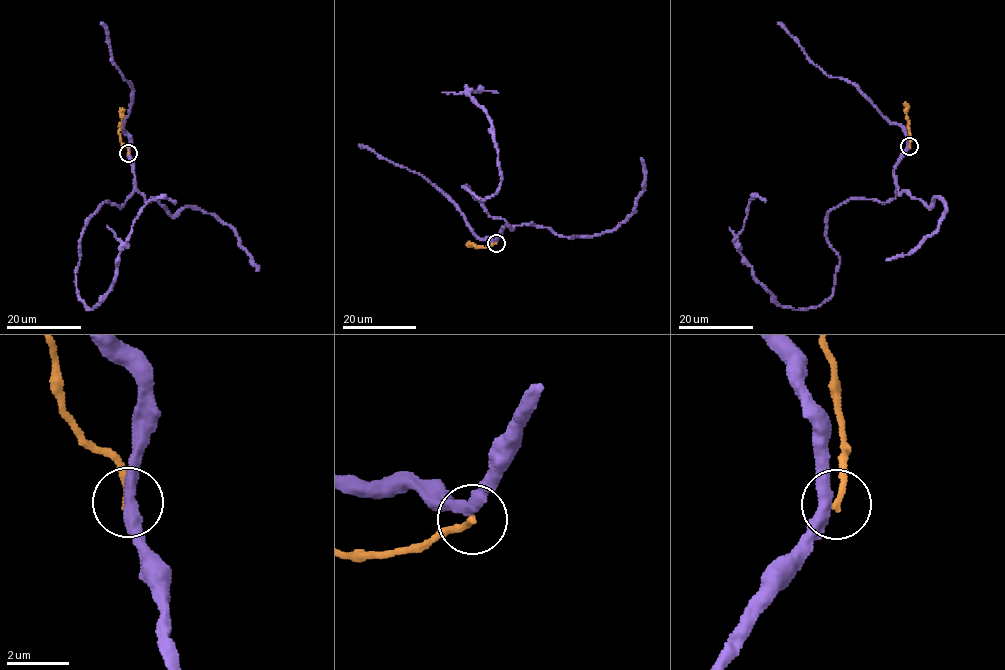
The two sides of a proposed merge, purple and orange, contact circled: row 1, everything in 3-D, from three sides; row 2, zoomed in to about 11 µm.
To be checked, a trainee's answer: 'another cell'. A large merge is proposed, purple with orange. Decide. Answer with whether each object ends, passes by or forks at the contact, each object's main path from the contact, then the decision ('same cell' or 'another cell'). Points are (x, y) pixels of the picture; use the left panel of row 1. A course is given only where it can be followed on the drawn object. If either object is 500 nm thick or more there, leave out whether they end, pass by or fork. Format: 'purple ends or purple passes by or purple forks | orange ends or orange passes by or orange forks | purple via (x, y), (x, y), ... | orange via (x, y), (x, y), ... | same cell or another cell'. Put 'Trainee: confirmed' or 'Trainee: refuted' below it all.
purple passes by | orange ends | purple via (129, 153), (134, 190), (121, 208), (99, 205), (79, 243), (87, 310), (114, 282), (140, 210), (175, 203) | orange via (128, 153), (119, 132), (121, 112), (125, 109) | another cell
Trainee: confirmed

